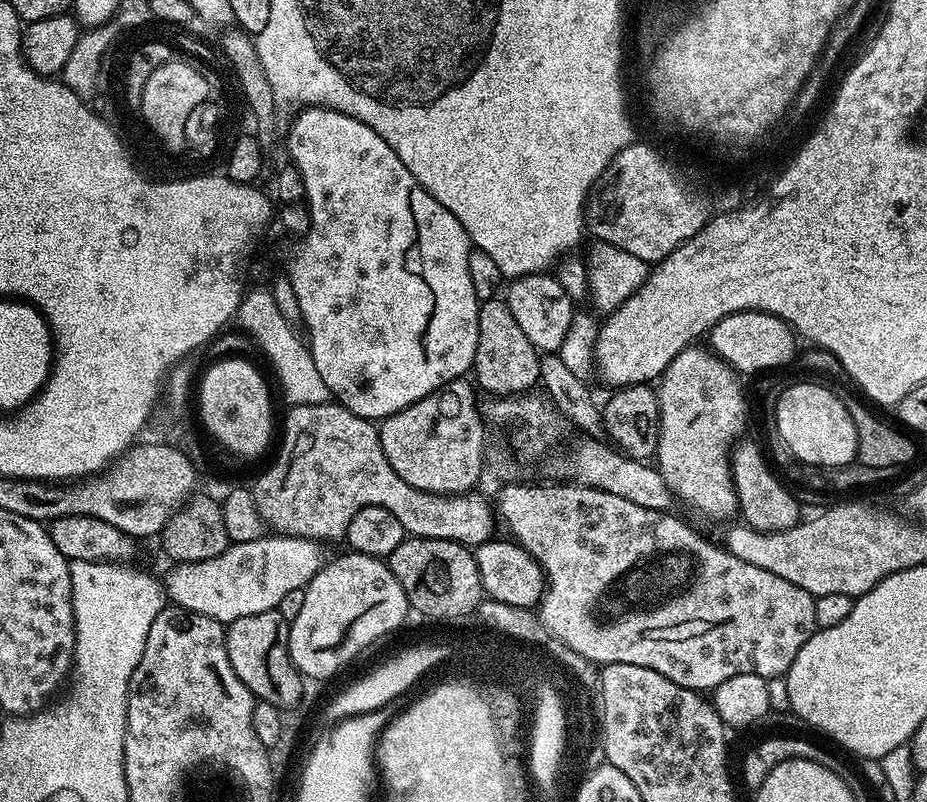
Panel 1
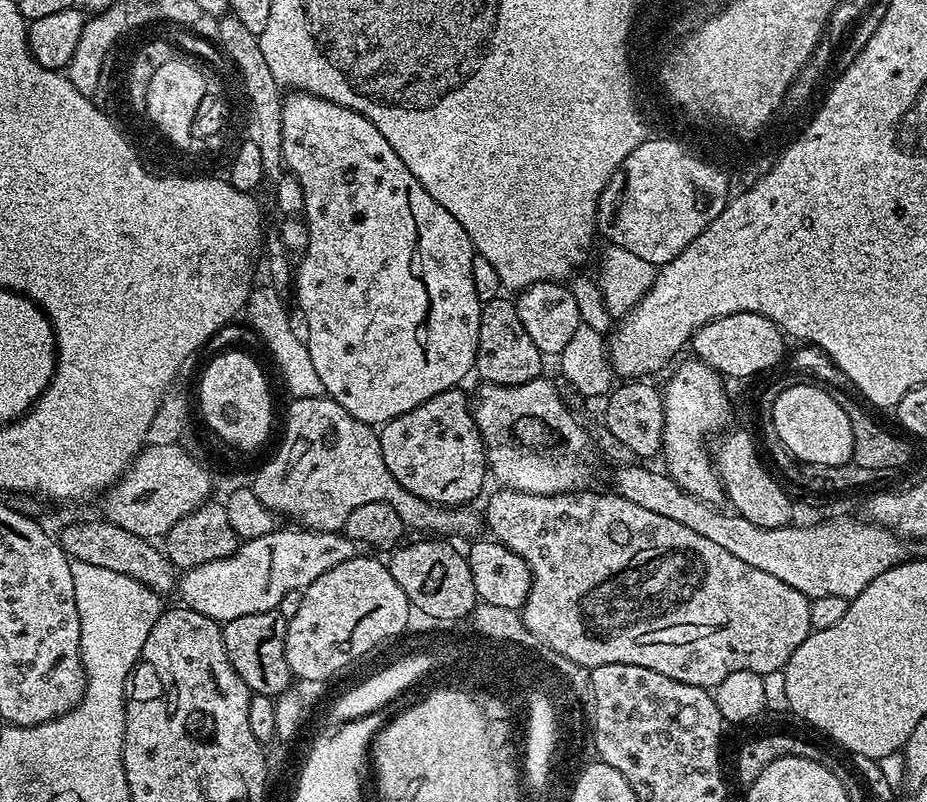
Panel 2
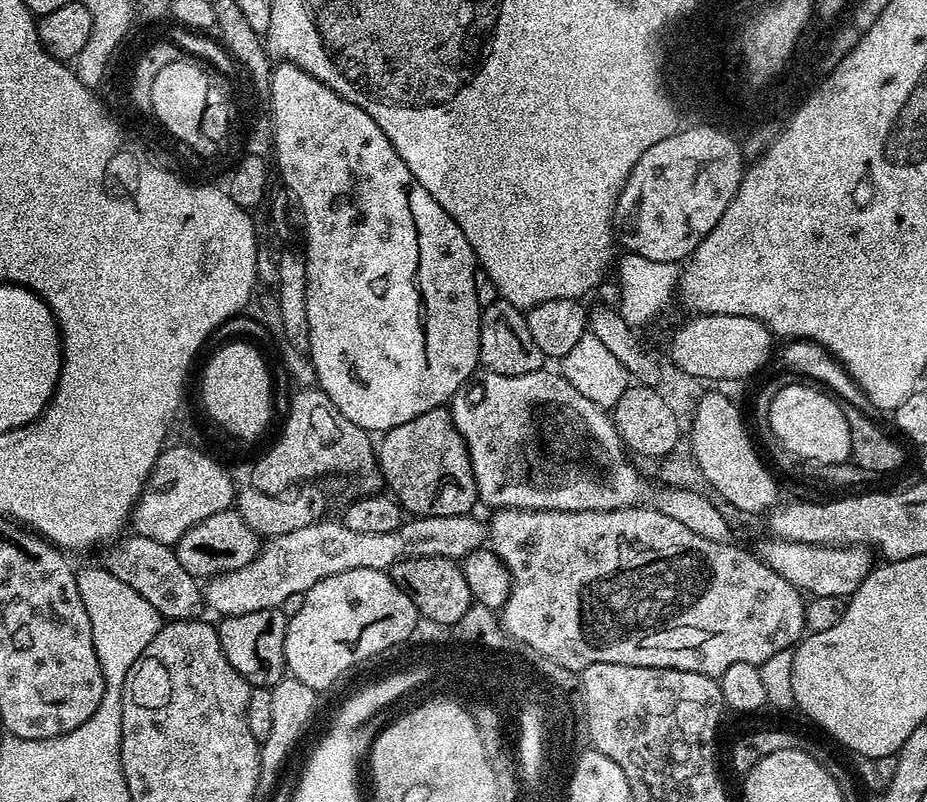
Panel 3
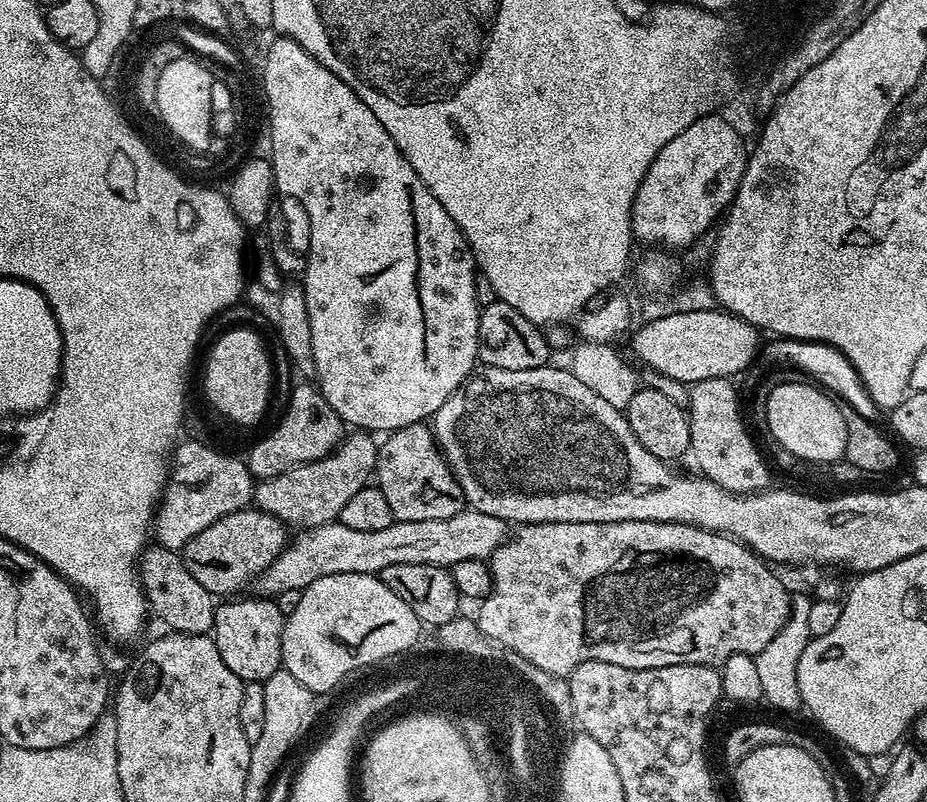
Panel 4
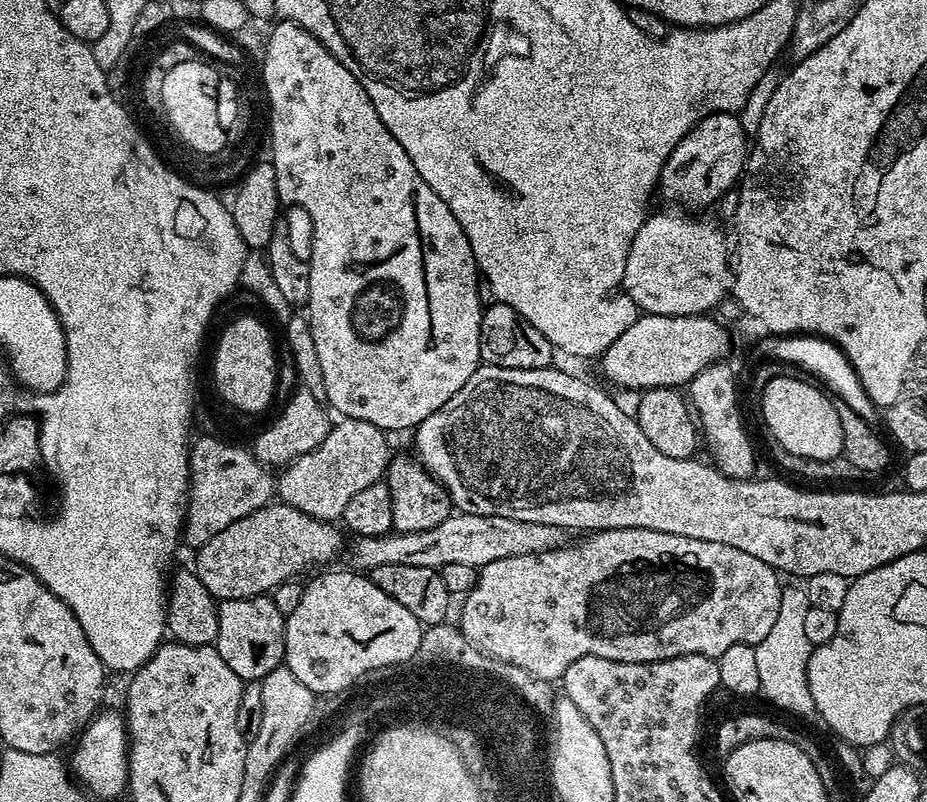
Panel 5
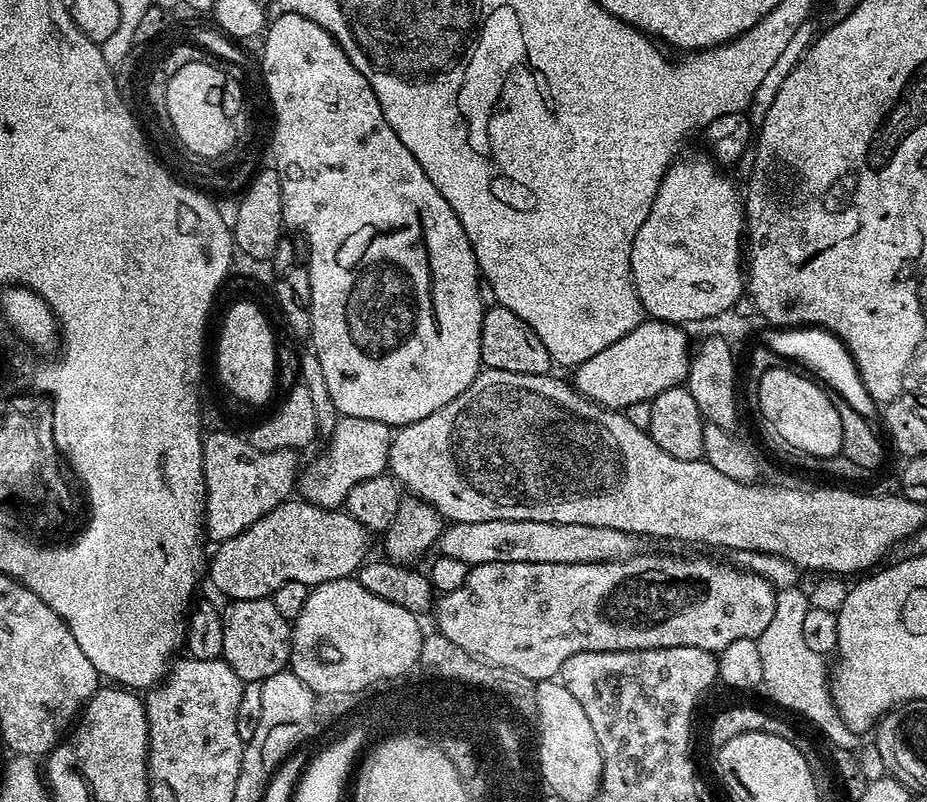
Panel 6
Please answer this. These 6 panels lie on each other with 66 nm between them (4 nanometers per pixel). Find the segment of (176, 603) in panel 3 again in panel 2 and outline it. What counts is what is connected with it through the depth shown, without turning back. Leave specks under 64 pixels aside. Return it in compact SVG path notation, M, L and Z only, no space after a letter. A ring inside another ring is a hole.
M97 518L84 520L81 524L68 524L58 535L58 543L72 560L81 560L90 566L114 570L123 576L142 581L161 596L166 596L177 585L175 565L169 562L157 545L154 546L155 543L142 539L138 534L130 534L130 530L122 530L122 526L112 524L109 520Z

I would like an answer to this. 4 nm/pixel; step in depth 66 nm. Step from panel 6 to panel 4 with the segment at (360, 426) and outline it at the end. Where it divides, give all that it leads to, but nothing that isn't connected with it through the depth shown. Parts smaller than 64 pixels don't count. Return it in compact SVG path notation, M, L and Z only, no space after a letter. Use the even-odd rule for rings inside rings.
M363 430L349 431L329 456L309 464L295 464L282 474L261 479L254 488L255 507L278 517L292 530L307 530L339 521L342 506L346 506L358 490L369 487L376 471L377 451L375 435Z

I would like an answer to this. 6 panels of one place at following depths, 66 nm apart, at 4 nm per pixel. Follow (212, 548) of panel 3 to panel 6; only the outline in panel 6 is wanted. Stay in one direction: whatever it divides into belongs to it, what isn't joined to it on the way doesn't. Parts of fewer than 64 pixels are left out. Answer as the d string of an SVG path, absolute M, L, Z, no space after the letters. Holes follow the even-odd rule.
M289 498L284 500L277 508L270 510L254 526L242 530L229 540L219 541L215 545L216 553L211 553L210 563L206 568L206 576L212 579L212 584L228 596L229 601L234 600L266 600L271 597L278 586L285 582L302 582L309 586L315 586L331 580L347 580L355 577L360 571L360 565L369 559L368 547L374 540L373 533L368 531L362 522L358 522L340 508L319 508L316 504L303 498Z

